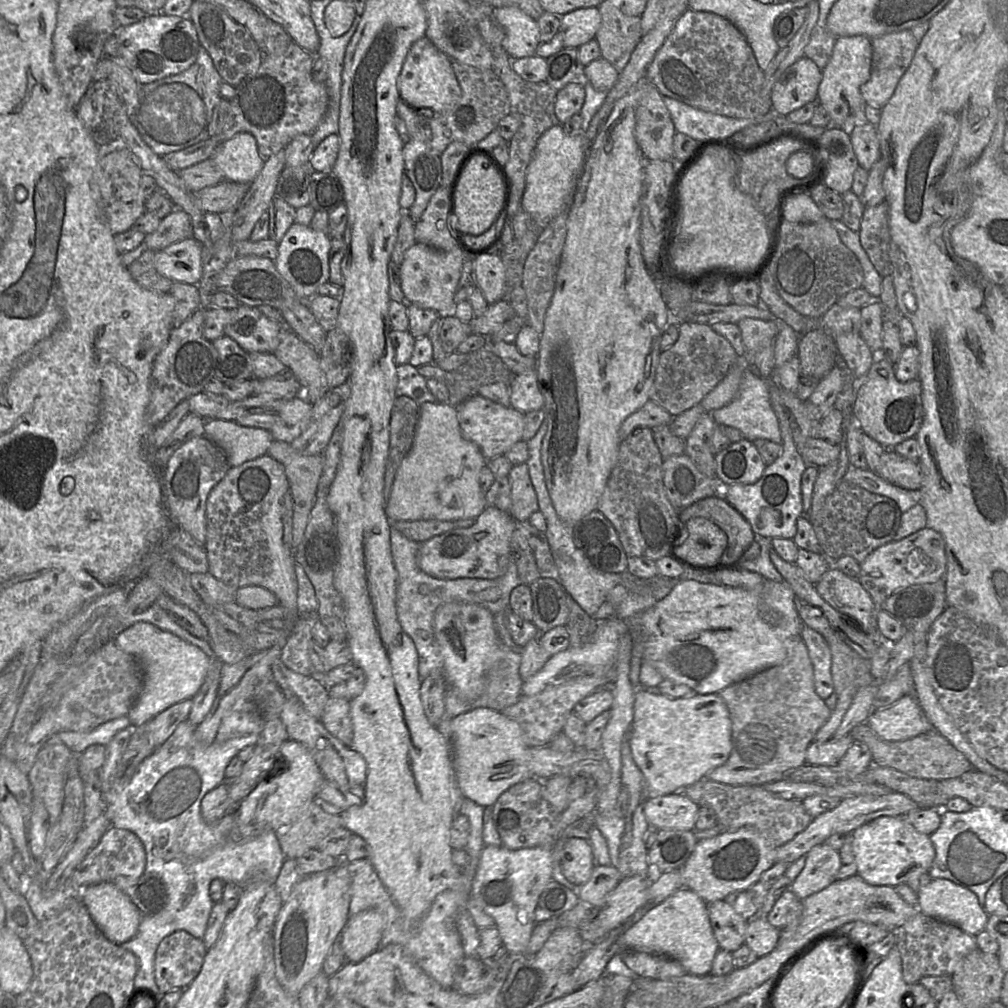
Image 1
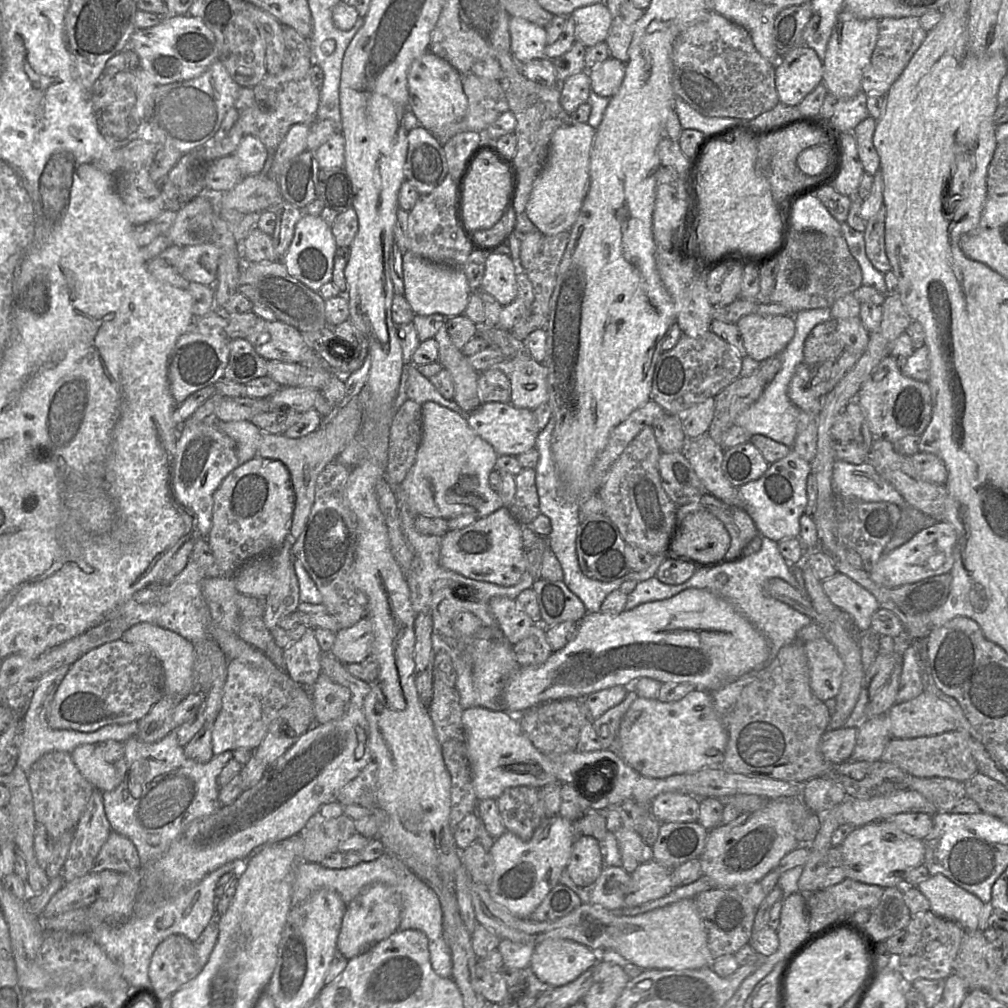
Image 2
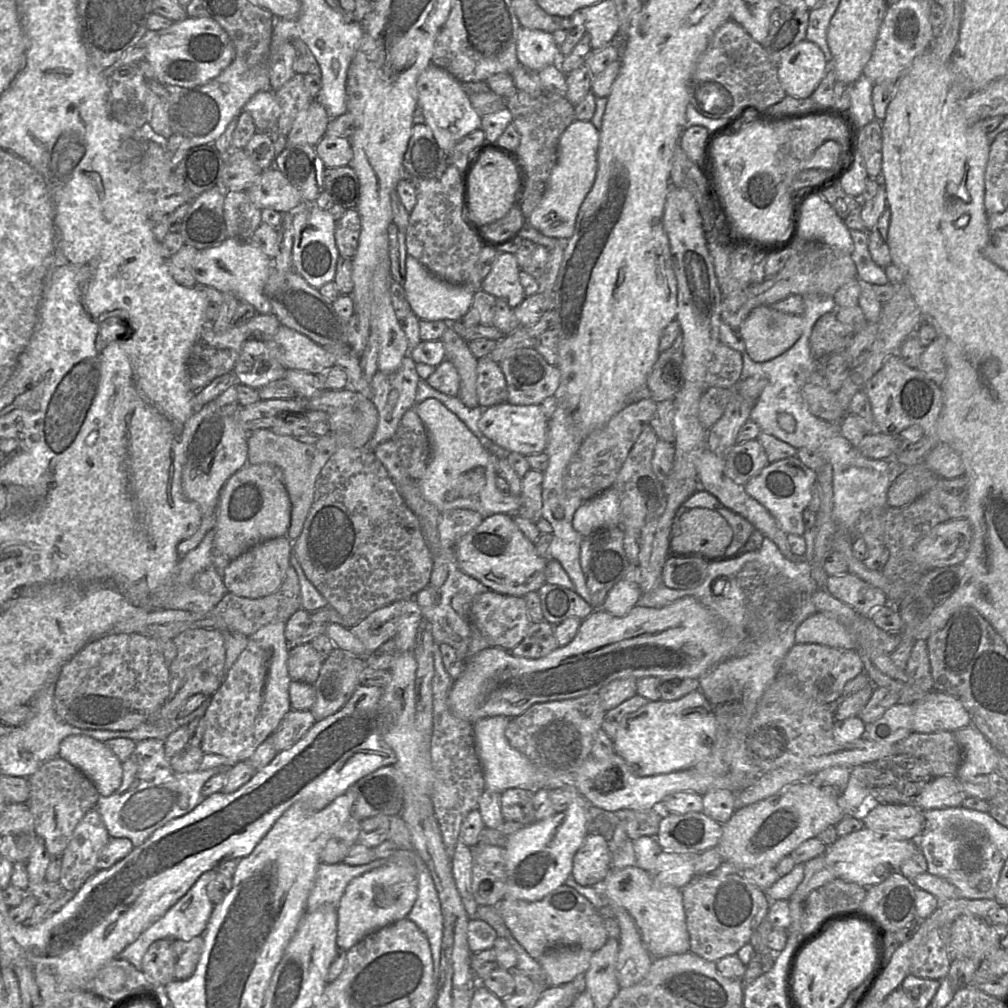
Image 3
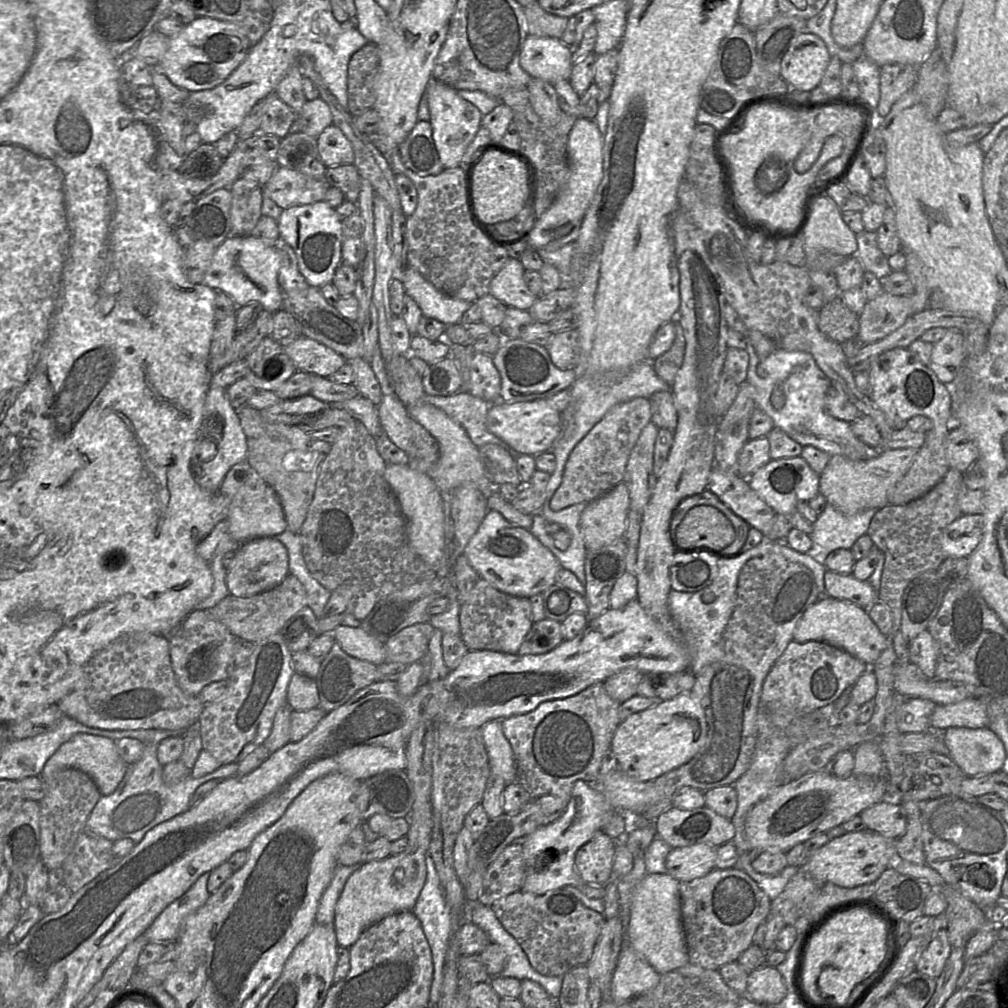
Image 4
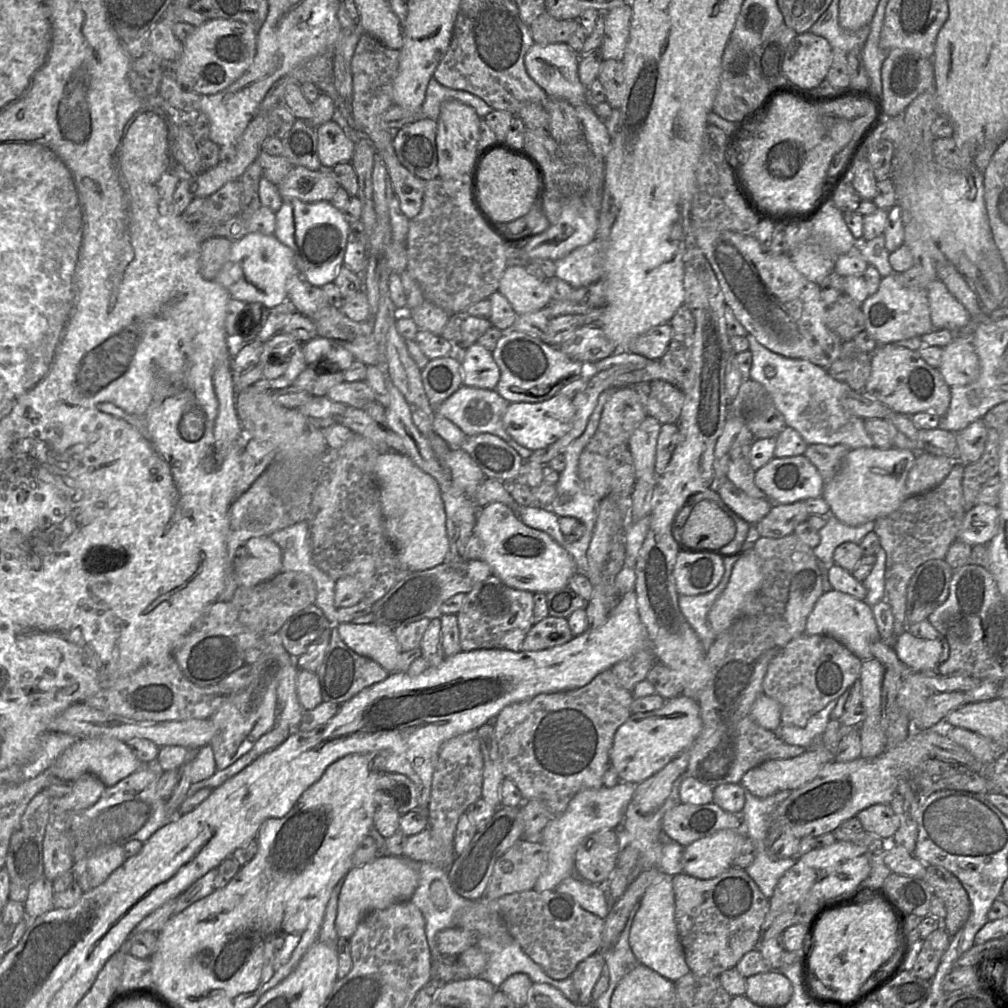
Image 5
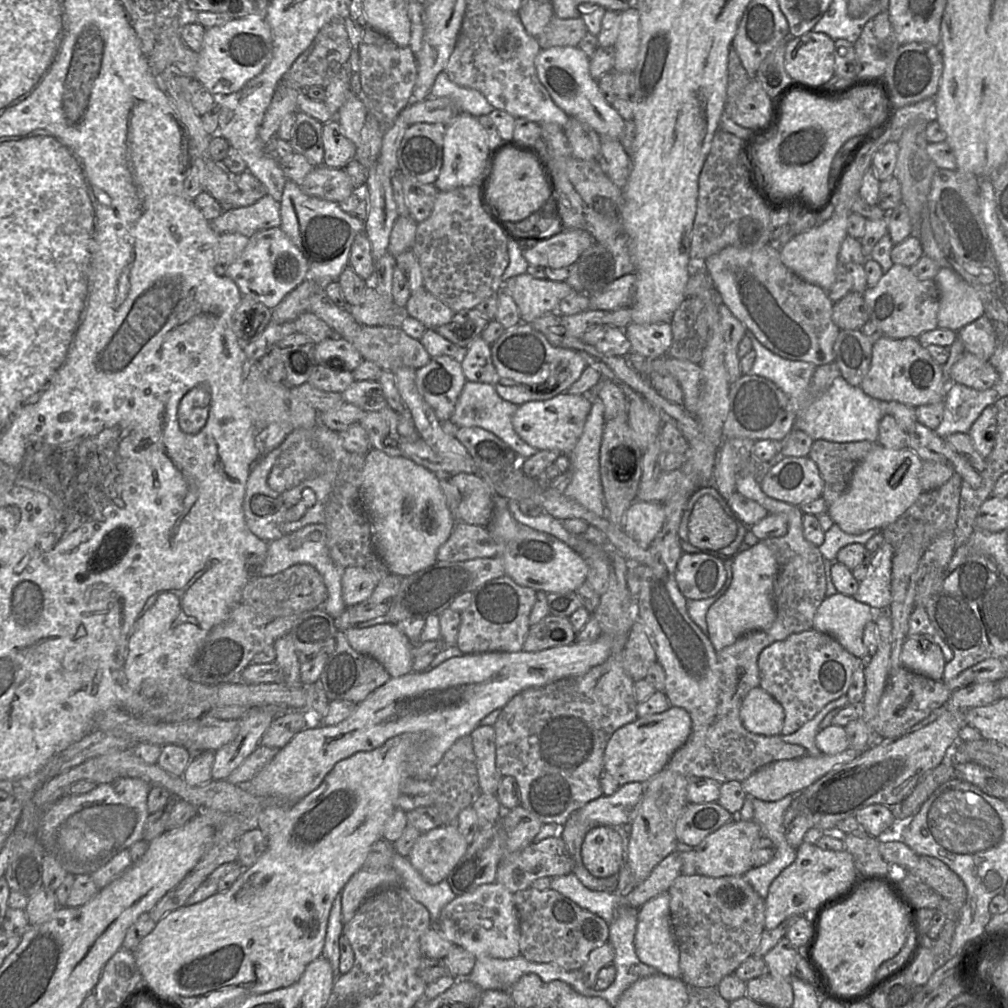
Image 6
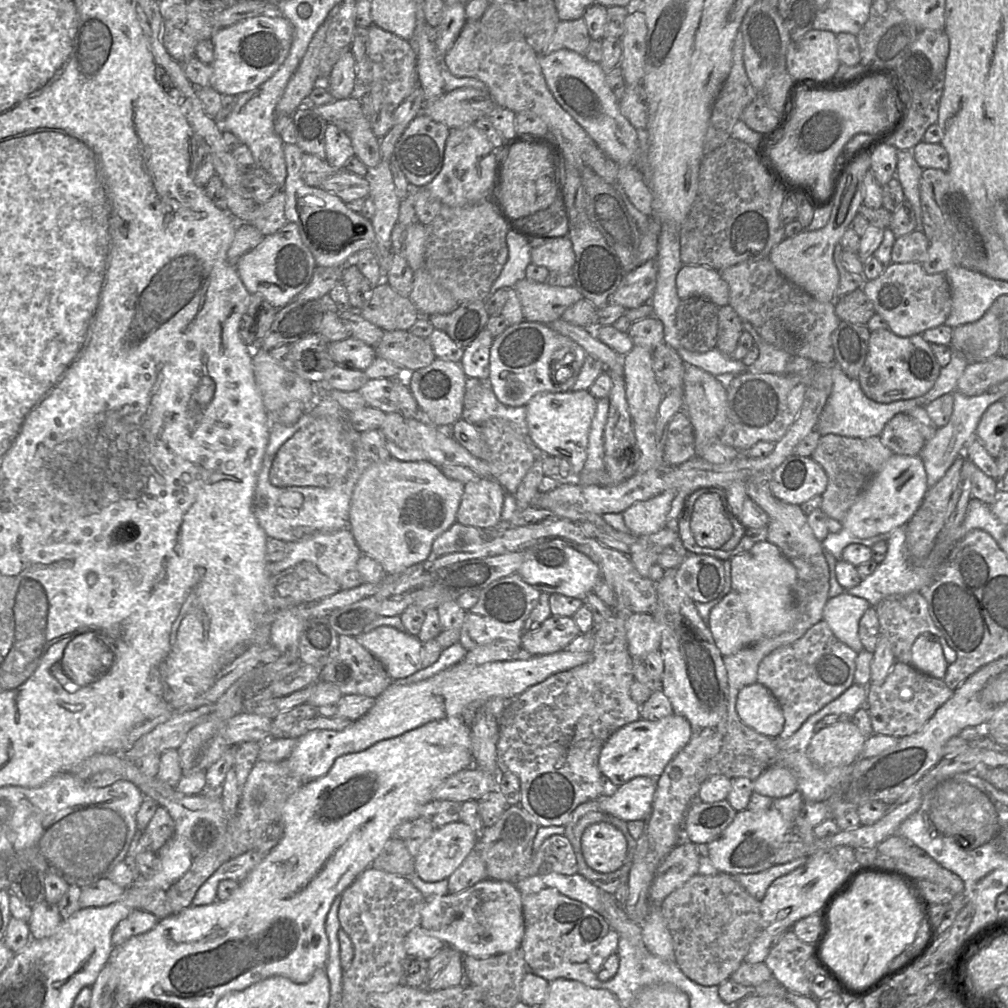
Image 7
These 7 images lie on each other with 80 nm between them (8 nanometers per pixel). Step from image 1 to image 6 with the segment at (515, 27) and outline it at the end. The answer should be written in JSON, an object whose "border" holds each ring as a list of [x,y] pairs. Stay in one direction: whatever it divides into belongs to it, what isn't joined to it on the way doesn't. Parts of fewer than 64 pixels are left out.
{"border":[[[556,46],[540,50],[534,60],[539,81],[552,101],[568,116],[587,124],[600,137],[619,139],[624,120],[601,96],[597,81],[589,72],[589,59],[578,48]]]}

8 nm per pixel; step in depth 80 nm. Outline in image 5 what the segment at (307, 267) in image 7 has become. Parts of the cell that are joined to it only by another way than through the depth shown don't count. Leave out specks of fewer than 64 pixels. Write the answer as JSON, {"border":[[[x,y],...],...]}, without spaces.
{"border":[[[250,233],[232,241],[229,257],[213,280],[222,285],[231,298],[247,304],[259,303],[264,308],[271,309],[287,300],[287,282],[296,272],[298,269],[294,252],[282,244],[275,235]]]}

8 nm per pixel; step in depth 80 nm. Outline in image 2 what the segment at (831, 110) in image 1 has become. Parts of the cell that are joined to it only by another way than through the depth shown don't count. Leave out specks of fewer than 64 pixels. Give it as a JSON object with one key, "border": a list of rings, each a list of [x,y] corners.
{"border":[[[843,11],[840,12],[839,19],[827,44],[826,58],[823,62],[822,82],[828,93],[833,94],[839,100],[852,98],[862,90],[861,81],[876,46],[879,21],[875,18],[862,19],[847,15]]]}

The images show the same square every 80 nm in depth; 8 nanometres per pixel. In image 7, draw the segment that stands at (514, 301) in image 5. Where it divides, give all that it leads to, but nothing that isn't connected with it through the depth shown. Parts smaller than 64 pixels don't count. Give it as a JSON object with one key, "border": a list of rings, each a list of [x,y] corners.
{"border":[[[526,278],[519,280],[513,289],[521,302],[524,320],[542,324],[561,318],[567,308],[584,298],[575,286],[552,286]]]}

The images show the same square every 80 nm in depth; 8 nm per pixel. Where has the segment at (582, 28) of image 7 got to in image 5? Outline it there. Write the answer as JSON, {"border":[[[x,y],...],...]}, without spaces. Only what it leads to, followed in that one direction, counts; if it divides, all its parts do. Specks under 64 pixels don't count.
{"border":[[[543,12],[529,26],[535,43],[548,45],[566,43],[579,27],[577,20],[558,20]]]}

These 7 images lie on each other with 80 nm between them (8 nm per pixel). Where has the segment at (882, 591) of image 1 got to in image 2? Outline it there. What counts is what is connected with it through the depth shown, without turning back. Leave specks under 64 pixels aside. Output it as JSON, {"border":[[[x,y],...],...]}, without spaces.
{"border":[[[937,521],[914,535],[908,542],[881,556],[870,576],[876,583],[895,588],[950,572],[954,563],[953,548],[957,541],[955,528],[947,521]]]}

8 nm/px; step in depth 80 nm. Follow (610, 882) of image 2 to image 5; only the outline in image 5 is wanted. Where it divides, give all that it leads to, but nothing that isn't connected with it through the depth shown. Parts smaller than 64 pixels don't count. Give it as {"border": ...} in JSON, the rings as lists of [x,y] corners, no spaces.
{"border":[[[660,873],[646,889],[638,902],[639,907],[630,929],[629,944],[639,963],[675,982],[688,974],[690,969],[685,962],[676,924],[672,878],[671,875]]]}

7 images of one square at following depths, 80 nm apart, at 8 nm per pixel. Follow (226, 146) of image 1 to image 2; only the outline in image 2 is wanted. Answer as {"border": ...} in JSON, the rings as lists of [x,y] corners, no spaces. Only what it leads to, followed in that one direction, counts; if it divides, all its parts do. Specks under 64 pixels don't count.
{"border":[[[245,135],[236,152],[238,167],[244,177],[262,172],[269,158],[269,151],[264,144],[253,135]]]}

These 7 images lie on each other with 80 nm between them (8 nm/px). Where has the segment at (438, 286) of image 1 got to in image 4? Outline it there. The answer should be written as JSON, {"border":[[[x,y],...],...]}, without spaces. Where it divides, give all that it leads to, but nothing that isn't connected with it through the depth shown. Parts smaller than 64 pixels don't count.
{"border":[[[407,265],[402,283],[405,293],[417,303],[422,315],[447,326],[459,323],[463,313],[471,305],[441,292],[410,265]]]}

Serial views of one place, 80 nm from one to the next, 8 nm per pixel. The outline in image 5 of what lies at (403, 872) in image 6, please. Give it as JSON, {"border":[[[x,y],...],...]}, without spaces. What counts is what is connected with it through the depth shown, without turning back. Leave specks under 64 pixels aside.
{"border":[[[423,862],[417,865],[419,871],[419,883],[411,902],[421,911],[425,919],[425,932],[429,949],[433,960],[441,955],[437,949],[437,935],[445,929],[456,928],[458,925],[458,914],[472,901],[461,897],[450,884],[448,870],[442,870],[437,866]]]}

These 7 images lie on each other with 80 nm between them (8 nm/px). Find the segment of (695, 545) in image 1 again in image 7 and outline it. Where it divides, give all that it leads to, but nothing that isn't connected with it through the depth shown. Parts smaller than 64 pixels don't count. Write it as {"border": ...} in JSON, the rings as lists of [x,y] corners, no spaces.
{"border":[[[703,494],[696,501],[690,529],[695,542],[703,548],[720,550],[730,539],[733,528],[718,494]]]}

